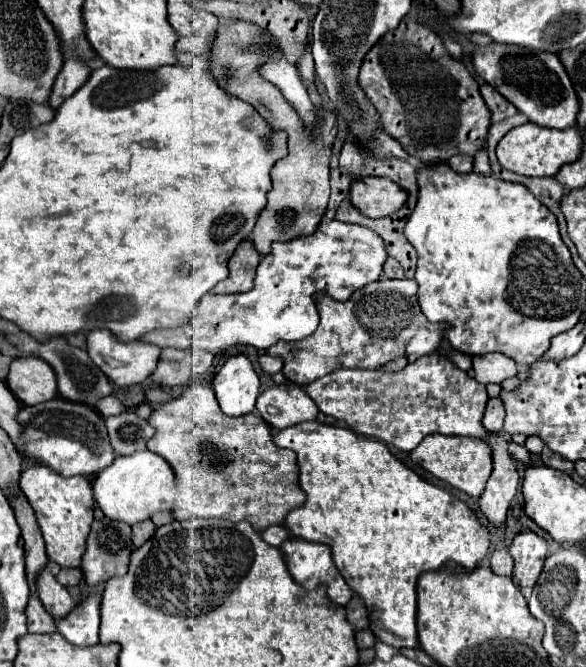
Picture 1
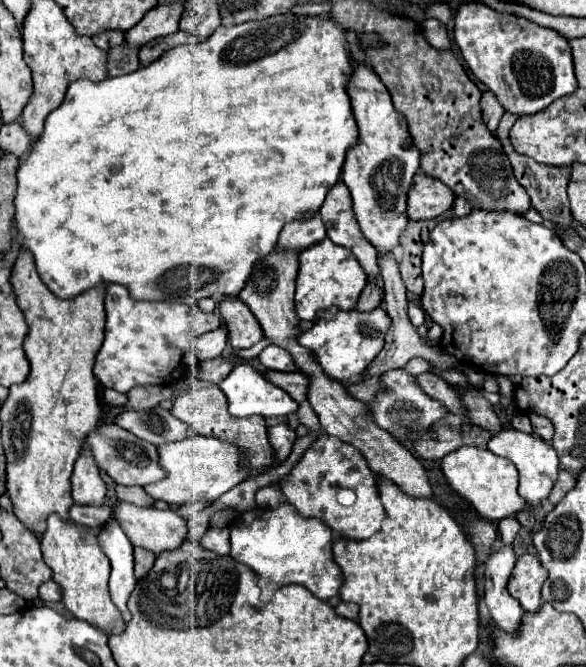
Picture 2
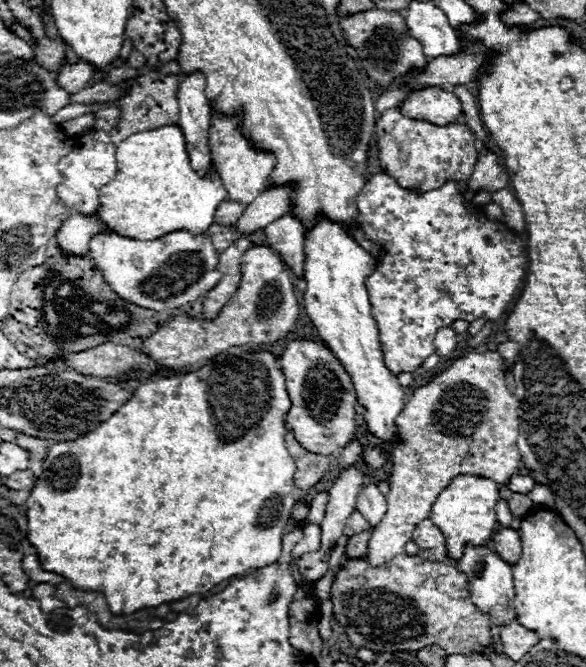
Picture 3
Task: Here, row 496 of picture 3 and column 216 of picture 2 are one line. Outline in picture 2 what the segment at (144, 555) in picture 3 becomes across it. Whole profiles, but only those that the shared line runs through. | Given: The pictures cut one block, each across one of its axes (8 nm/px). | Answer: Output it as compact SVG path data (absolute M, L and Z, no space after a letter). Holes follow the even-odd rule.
M288 12L258 22L218 26L204 42L172 48L150 66L138 68L132 74L106 78L102 82L78 80L70 84L64 102L48 114L42 136L34 142L30 156L18 168L18 192L14 200L16 230L20 236L18 242L34 254L42 282L60 298L74 298L96 284L110 282L126 286L136 300L182 300L186 296L200 300L208 296L238 296L256 260L262 260L276 248L278 234L284 224L302 218L308 220L320 210L326 192L342 174L348 148L352 148L358 140L356 120L346 94L346 84L354 72L354 58L348 48L346 34L348 30L334 20Z

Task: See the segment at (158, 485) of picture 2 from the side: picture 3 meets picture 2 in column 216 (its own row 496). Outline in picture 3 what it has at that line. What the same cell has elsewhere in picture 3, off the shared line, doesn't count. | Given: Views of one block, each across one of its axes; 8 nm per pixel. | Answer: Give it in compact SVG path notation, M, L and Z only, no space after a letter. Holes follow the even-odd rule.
M456 476L452 484L436 498L432 506L432 522L442 530L444 542L448 546L448 558L458 562L468 544L482 546L490 540L496 526L496 504L498 504L498 482L478 476Z

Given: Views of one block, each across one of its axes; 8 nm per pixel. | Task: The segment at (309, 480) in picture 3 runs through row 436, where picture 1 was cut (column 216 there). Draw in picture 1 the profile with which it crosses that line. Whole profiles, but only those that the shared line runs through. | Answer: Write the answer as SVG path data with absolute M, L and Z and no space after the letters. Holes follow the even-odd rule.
M244 240L242 246L238 246L236 254L230 258L228 268L230 276L222 280L218 286L214 286L214 294L232 294L232 292L248 292L254 286L256 266L260 264L260 254L252 246L250 240Z

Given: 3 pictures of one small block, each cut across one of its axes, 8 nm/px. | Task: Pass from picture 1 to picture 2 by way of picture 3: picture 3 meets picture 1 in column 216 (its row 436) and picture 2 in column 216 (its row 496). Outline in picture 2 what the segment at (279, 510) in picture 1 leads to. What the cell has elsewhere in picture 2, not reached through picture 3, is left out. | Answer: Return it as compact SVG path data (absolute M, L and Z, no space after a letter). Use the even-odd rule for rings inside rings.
M204 386L200 390L186 390L174 398L174 408L172 414L186 422L194 434L202 436L216 436L222 442L232 442L236 444L242 452L250 456L248 466L250 468L264 468L274 464L274 450L268 442L268 432L266 432L266 422L264 418L250 416L250 418L234 418L226 412L226 396L218 386Z

